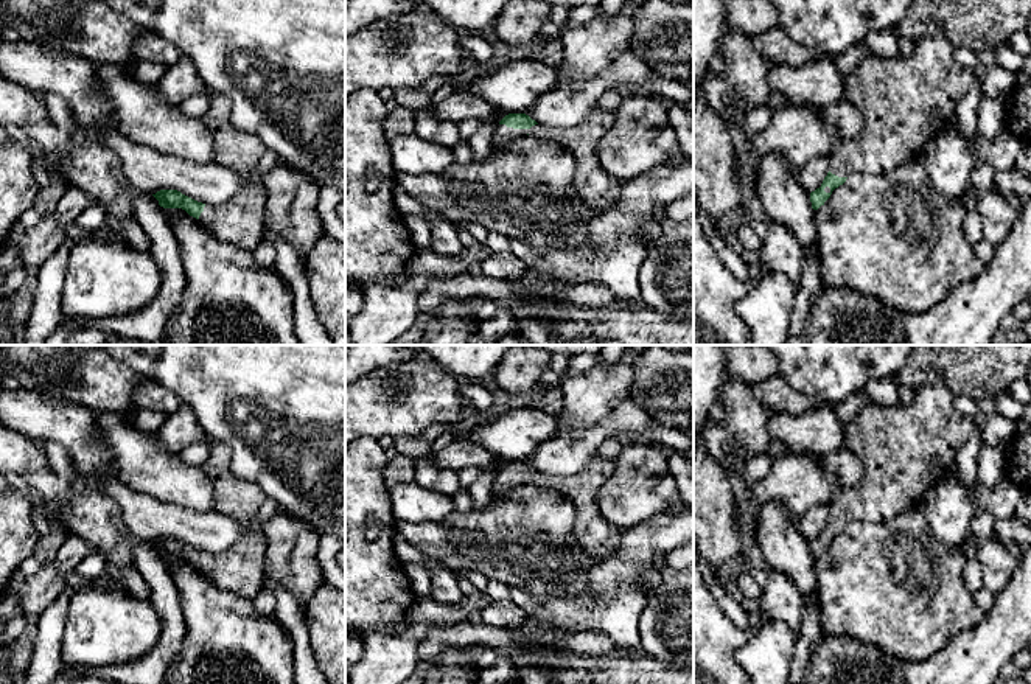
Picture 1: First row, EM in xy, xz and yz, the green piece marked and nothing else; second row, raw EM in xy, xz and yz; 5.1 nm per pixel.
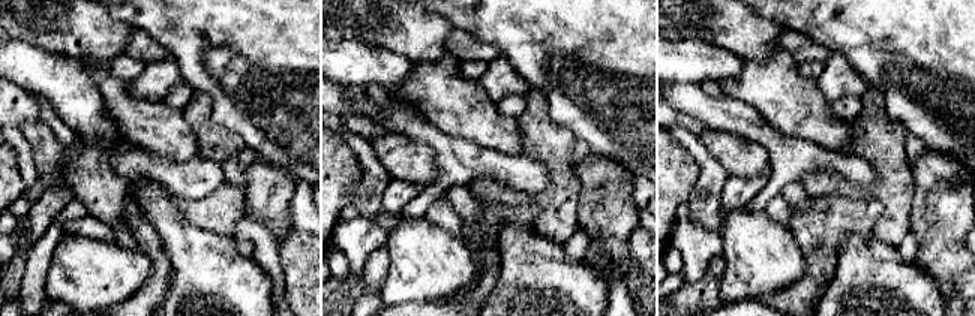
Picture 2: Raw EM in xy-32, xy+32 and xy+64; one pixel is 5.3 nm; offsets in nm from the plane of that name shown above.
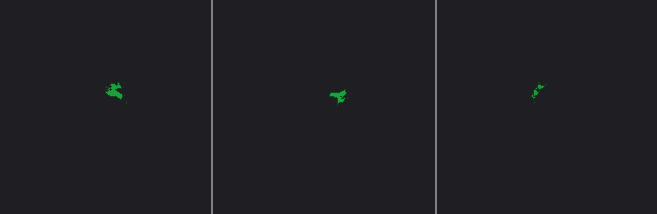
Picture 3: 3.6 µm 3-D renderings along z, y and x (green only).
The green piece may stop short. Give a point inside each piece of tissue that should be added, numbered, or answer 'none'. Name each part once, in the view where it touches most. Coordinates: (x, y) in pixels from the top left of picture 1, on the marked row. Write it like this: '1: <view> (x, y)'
1: xz (596, 188)

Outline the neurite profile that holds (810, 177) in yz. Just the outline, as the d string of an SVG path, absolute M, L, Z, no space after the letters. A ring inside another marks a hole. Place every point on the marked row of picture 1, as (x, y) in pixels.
M815 157L810 159L801 173L798 174L798 183L809 194L821 187L824 177L829 173L829 159L827 157Z

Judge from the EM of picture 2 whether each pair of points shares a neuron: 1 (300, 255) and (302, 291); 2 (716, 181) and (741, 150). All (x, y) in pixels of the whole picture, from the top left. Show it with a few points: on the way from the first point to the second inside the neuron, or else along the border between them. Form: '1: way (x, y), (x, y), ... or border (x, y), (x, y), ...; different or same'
1: way (302, 264), (302, 282); same
2: border (702, 143), (729, 175); different

